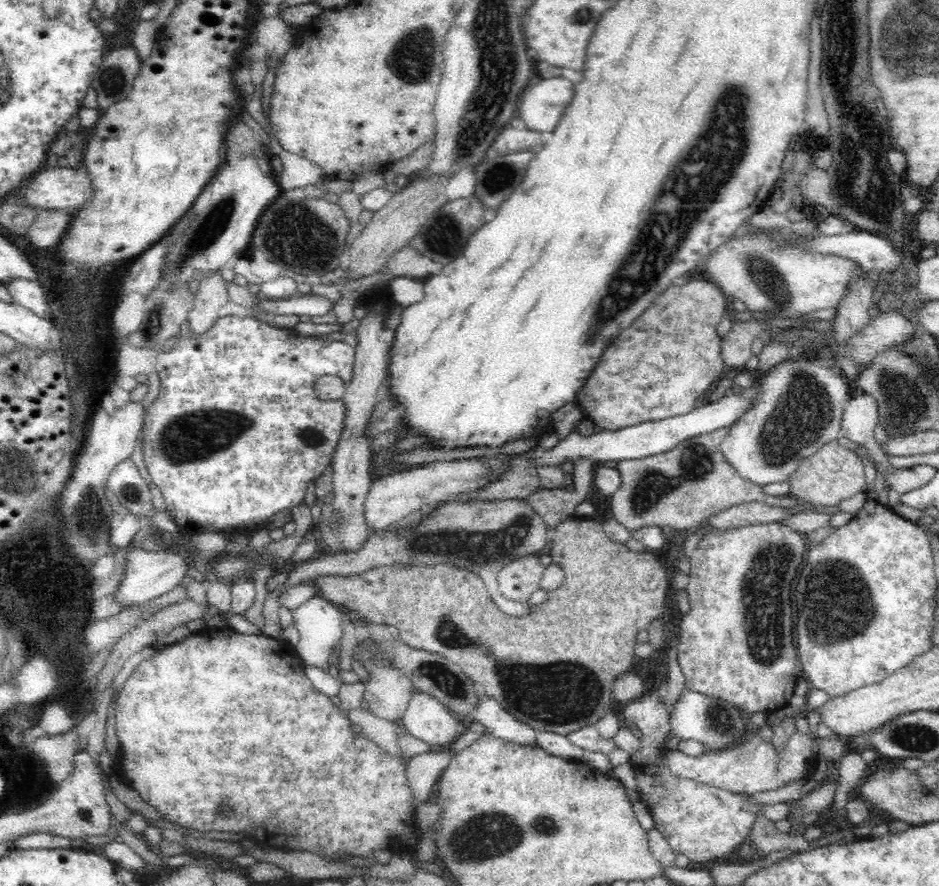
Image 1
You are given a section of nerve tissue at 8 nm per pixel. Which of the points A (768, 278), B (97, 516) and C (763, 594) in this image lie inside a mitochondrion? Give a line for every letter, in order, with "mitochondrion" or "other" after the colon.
A: mitochondrion
B: mitochondrion
C: mitochondrion

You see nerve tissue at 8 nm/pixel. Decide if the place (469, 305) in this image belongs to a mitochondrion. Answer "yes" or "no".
no

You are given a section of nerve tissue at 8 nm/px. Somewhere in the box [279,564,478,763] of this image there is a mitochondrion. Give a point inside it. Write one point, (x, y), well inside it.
(455, 688)

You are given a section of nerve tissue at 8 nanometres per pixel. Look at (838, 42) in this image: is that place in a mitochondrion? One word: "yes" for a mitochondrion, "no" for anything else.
yes

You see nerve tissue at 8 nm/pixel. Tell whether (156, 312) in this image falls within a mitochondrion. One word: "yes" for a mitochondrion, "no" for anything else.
yes

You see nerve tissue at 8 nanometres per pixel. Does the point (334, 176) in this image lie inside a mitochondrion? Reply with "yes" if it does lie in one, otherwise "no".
no

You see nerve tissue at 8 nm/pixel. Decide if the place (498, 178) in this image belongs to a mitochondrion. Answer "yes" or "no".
yes

